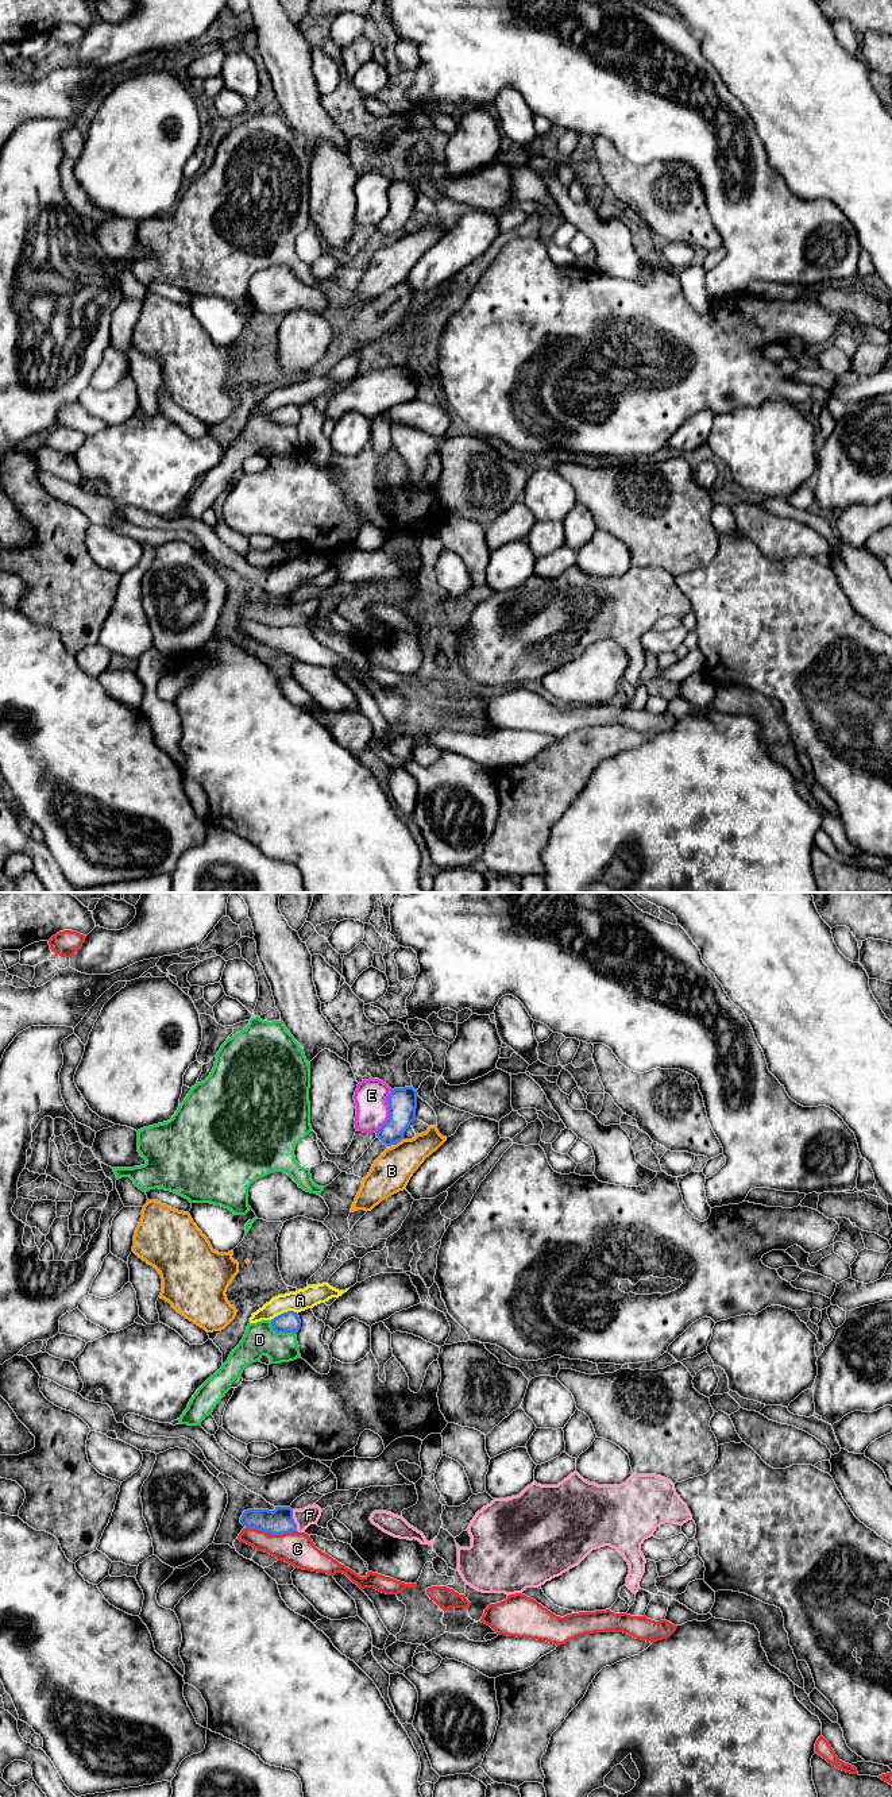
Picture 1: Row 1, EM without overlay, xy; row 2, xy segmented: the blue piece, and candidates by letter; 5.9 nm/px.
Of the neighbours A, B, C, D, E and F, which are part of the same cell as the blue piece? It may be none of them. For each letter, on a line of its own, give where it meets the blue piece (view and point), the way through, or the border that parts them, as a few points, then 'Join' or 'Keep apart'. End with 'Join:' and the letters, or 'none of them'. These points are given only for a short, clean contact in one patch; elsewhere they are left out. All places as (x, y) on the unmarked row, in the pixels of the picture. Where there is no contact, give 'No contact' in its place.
A: Touches blue at xy (284, 405). Keep apart
B: Touches blue at xy (398, 234). Keep apart
C: Touches blue at xy (271, 627). Keep apart
D: Touches blue at xy (281, 424). Keep apart
E: Touches blue at xy (389, 204). Keep apart
F: Touches blue at xy (293, 613). Path across: xy (278, 614), (293, 613), (309, 608). Join
Join: F

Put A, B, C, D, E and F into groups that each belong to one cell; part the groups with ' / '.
A / B / C / D / E / F

